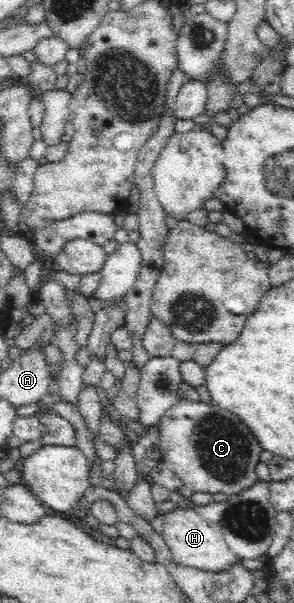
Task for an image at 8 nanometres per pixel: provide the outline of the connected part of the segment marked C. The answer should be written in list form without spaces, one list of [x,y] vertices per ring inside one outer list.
[[[178,401],[159,421],[161,460],[192,493],[245,494],[257,482],[254,468],[262,448],[250,430],[228,410],[205,402]]]

